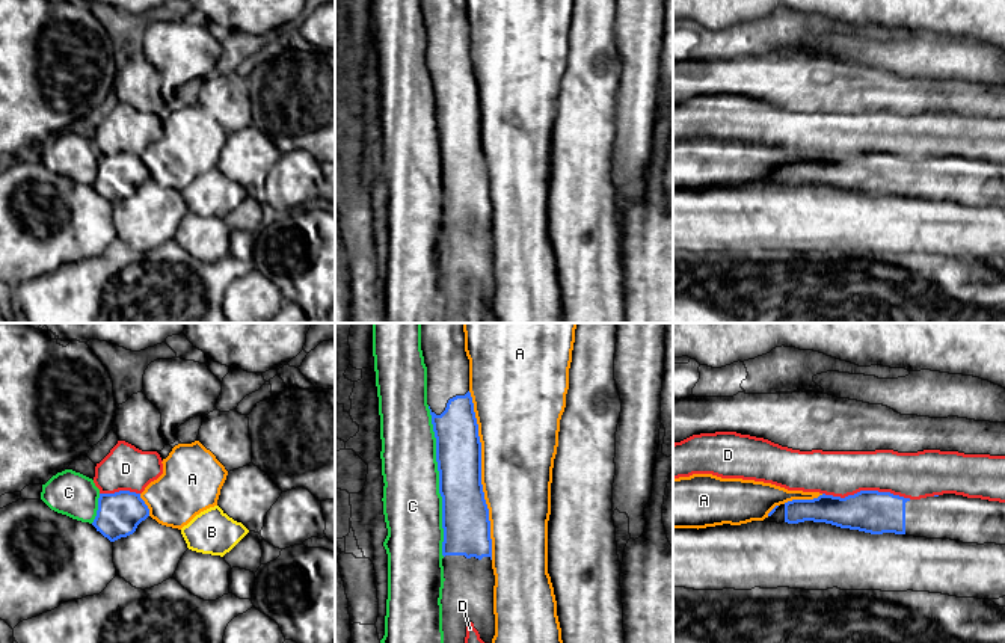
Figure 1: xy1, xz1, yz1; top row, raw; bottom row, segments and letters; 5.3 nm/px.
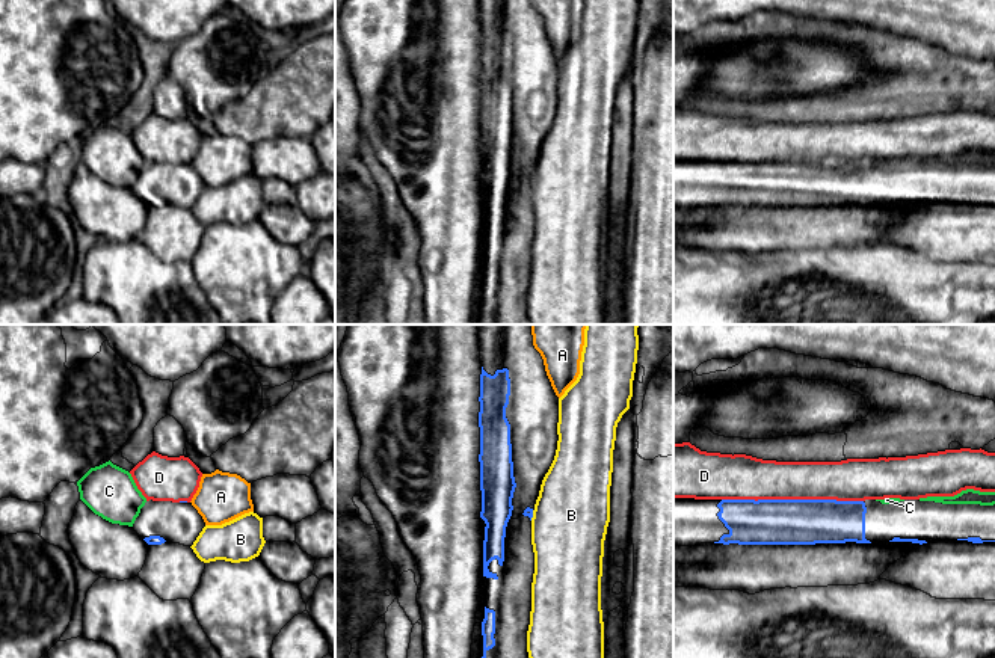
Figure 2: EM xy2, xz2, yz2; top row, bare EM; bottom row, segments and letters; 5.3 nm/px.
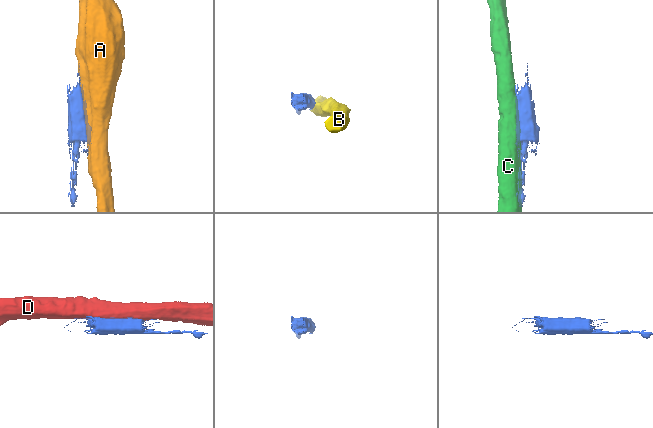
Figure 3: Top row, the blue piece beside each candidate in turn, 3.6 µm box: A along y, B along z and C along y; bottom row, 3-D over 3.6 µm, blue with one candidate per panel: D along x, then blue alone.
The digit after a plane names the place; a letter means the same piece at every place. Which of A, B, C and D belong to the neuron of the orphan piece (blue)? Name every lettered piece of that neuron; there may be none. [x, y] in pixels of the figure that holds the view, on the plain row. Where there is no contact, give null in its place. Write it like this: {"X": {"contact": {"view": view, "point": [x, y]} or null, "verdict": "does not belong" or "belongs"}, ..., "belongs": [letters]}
{"A": {"contact": {"view": "xz1", "point": [480, 138]}, "verdict": "does not belong"}, "B": {"contact": {"view": "xz2", "point": [532, 177]}, "verdict": "does not belong"}, "C": {"contact": {"view": "xz1", "point": [439, 144]}, "verdict": "does not belong"}, "D": {"contact": {"view": "yz2", "point": [793, 162]}, "verdict": "does not belong"}, "belongs": []}

